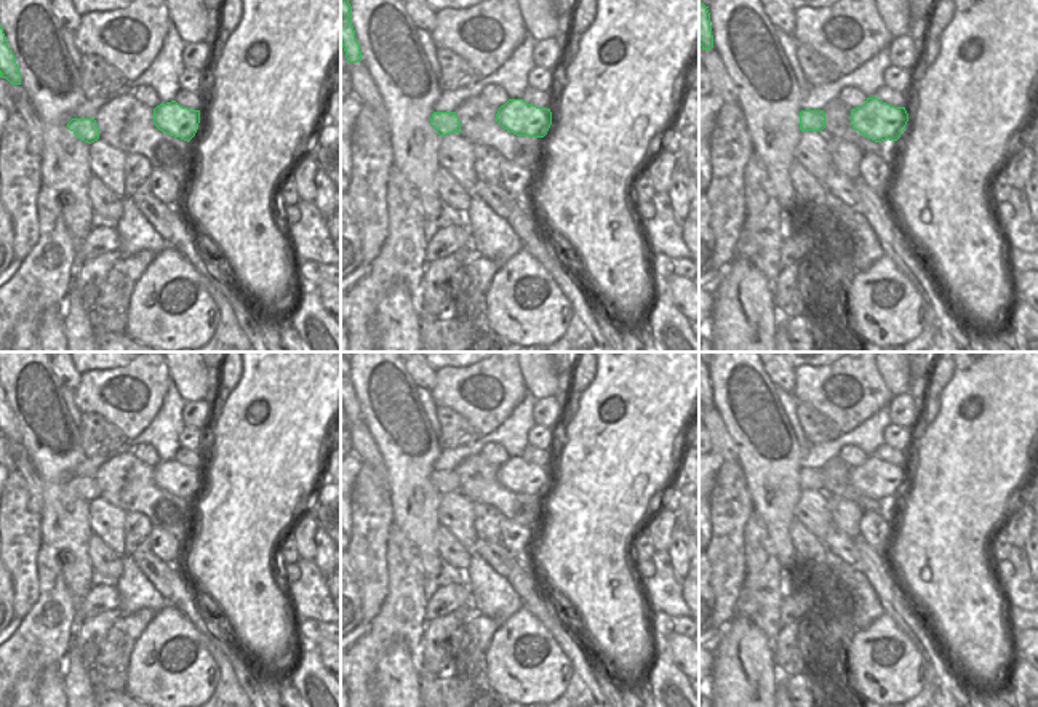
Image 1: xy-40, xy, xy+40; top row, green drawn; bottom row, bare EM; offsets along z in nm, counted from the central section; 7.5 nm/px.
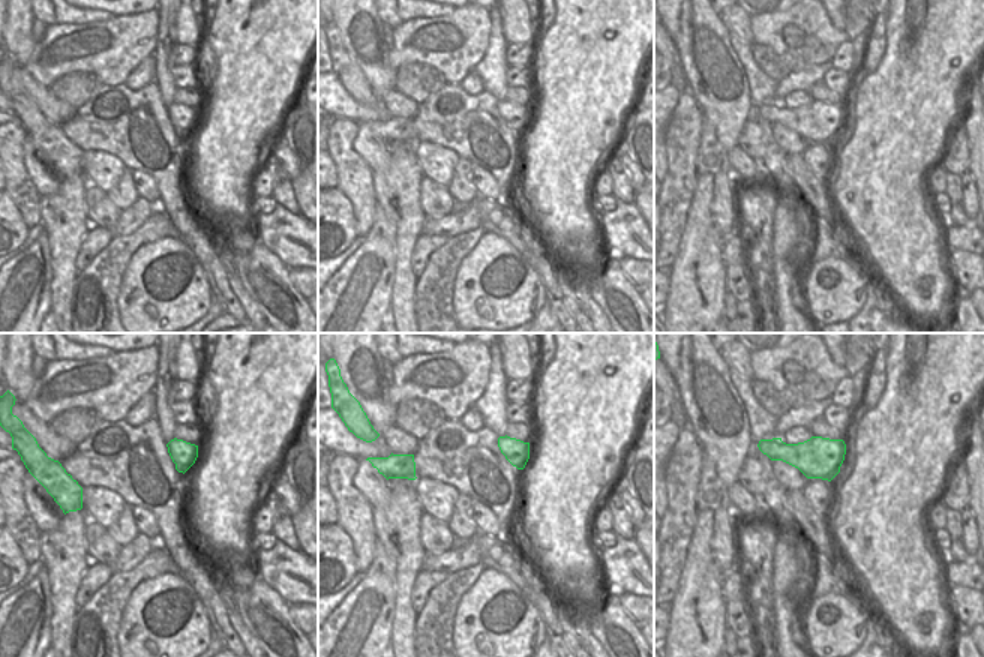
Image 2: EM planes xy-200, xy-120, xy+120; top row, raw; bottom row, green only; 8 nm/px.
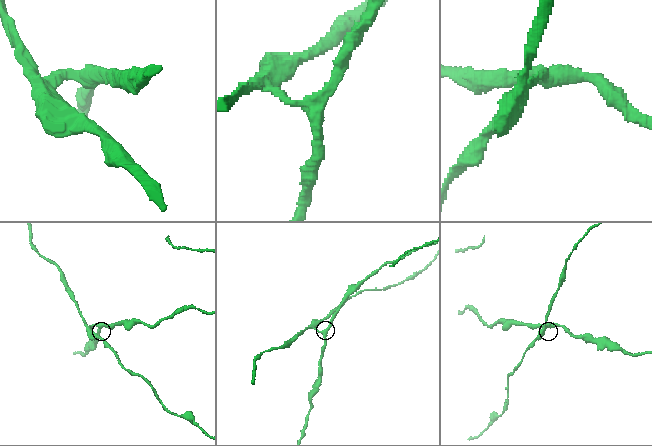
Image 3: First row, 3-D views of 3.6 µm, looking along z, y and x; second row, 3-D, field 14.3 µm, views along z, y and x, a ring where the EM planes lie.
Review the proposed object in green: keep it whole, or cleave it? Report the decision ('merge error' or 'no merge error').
merge error

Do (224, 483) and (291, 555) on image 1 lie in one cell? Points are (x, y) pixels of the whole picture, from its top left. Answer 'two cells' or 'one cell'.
two cells

